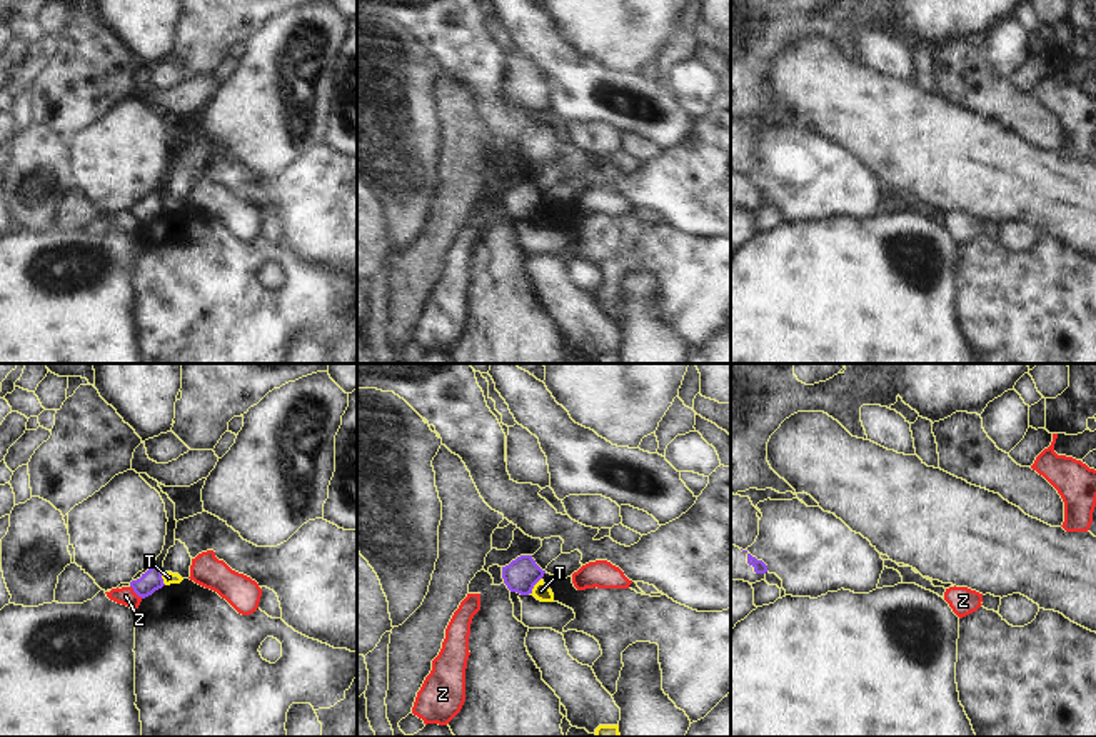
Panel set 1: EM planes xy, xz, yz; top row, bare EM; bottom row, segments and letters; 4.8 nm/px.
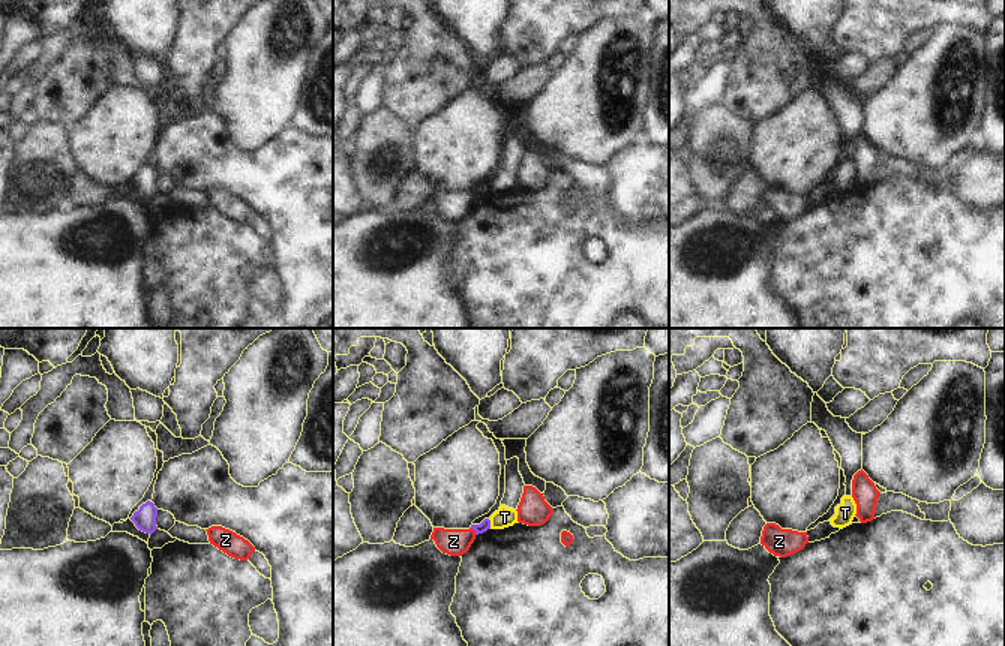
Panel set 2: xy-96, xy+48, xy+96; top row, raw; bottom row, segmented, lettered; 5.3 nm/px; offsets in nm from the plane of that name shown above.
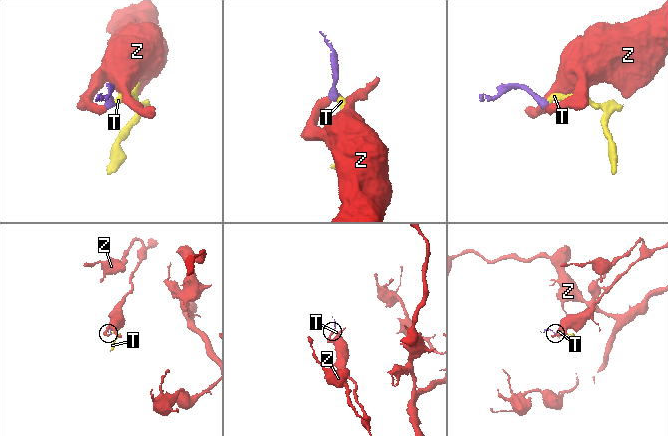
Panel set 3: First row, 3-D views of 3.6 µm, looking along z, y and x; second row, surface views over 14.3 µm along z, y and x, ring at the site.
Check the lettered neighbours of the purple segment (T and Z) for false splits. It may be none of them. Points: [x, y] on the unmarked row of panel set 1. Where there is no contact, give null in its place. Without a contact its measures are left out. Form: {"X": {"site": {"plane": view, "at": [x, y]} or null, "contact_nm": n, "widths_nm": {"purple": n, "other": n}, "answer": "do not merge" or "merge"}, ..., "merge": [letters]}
{"T": {"site": {"plane": "xz", "at": [534, 210]}, "contact_nm": 100, "widths_nm": {"purple": 160, "other": 80}, "answer": "do not merge"}, "Z": {"site": {"plane": "xy", "at": [135, 219]}, "contact_nm": 90, "widths_nm": {"purple": 100, "other": 90}, "answer": "do not merge"}, "merge": []}

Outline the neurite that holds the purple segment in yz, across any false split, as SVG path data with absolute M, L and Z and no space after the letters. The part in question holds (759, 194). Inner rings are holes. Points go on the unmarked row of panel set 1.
M731 170L731 207L756 210L766 205L767 192Z

